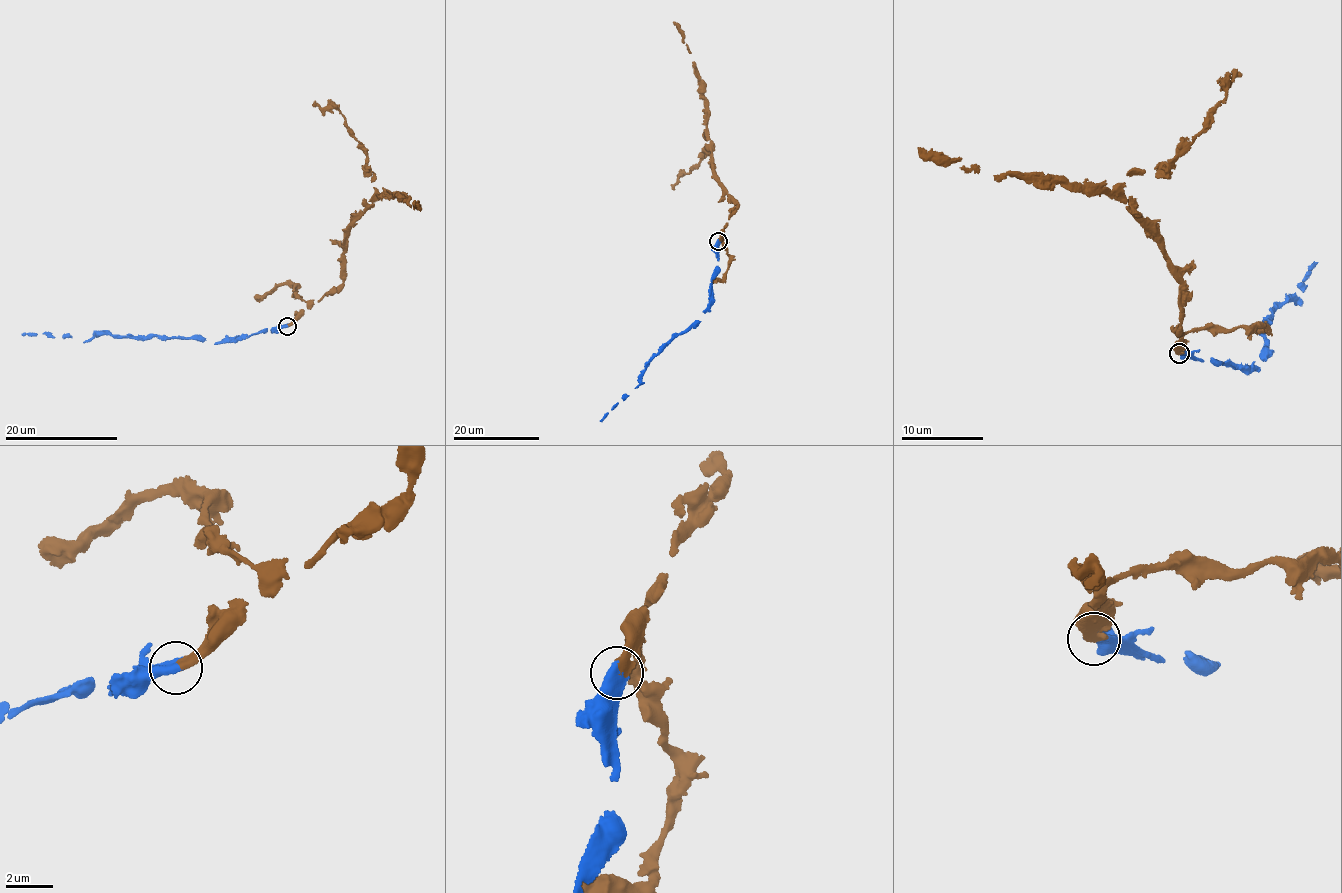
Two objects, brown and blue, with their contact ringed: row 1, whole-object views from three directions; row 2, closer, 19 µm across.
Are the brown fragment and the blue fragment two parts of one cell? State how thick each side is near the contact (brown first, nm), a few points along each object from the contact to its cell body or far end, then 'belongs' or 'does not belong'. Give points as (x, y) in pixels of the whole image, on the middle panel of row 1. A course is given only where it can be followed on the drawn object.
420/550 nm | brown via (719, 240), (738, 203), (724, 191), (715, 175), (702, 81), (694, 72), (683, 32), (673, 22) | blue via (719, 240), (710, 300), (700, 321), (664, 343), (650, 362), (640, 383), (600, 421) | belongs

